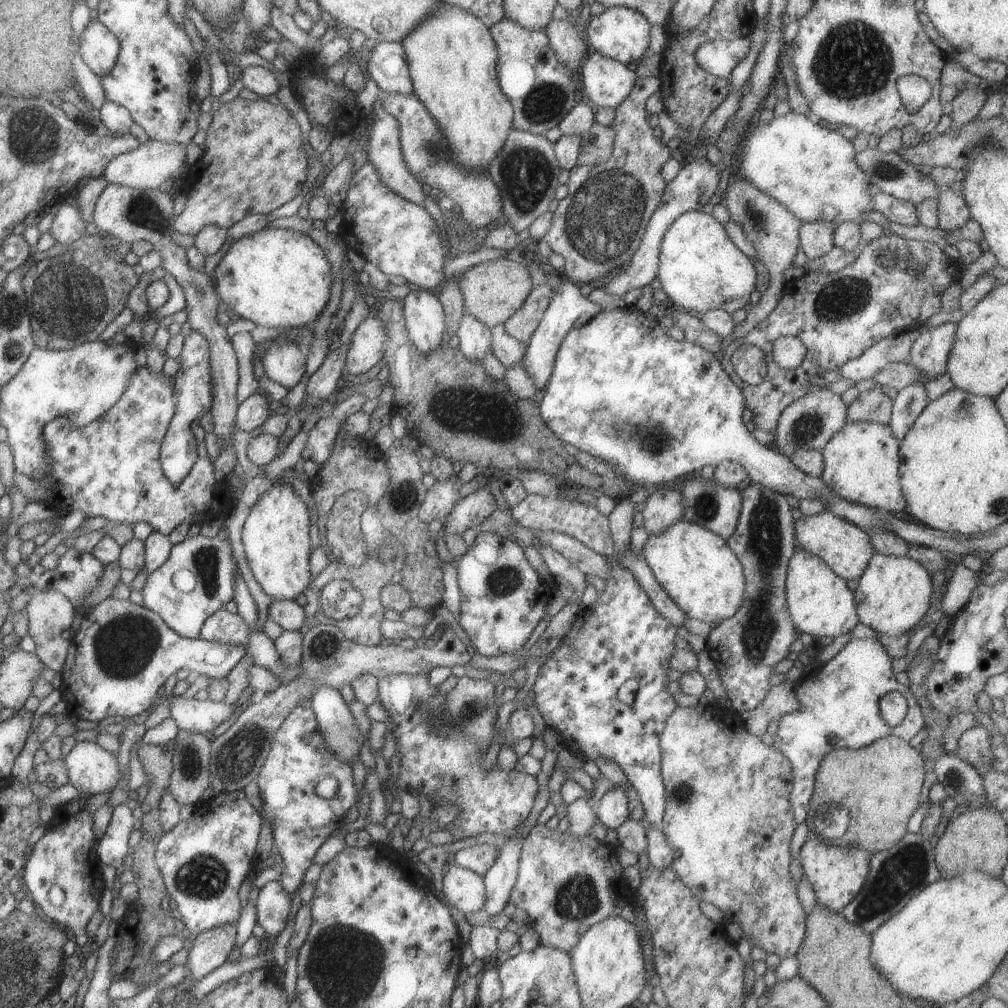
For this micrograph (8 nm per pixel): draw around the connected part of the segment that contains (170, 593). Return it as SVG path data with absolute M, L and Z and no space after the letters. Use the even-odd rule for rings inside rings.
M224 529L213 538L191 536L172 546L167 560L147 575L145 585L140 590L142 606L155 612L168 628L182 638L198 638L203 622L233 598L233 582L240 573L231 551L228 533ZM180 569L186 569L195 576L195 588L191 592L180 592L171 582L173 573Z

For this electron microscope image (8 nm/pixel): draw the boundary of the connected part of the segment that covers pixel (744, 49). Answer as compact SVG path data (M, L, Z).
M750 37L730 41L715 39L703 42L693 58L704 72L718 78L728 78L731 70L749 53Z

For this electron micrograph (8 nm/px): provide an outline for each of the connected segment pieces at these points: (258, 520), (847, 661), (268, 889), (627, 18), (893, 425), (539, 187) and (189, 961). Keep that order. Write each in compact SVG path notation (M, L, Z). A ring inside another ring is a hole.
M274 479L271 488L249 511L241 530L243 551L253 578L270 599L293 600L305 590L309 579L311 552L309 514L304 502L290 486Z
M877 637L851 639L821 668L806 670L796 684L799 708L778 718L777 732L772 746L787 758L792 772L789 804L795 824L803 823L815 784L815 773L821 759L837 749L866 747L874 740L893 735L904 741L913 738L924 728L924 718L916 698L905 686L897 683L892 671L891 657ZM898 692L906 700L906 715L894 727L883 722L878 709L880 696Z
M272 881L266 882L261 889L254 891L252 898L256 907L256 922L265 931L264 937L275 938L275 934L279 935L286 925L287 916L291 910L289 896L285 894L279 882Z
M606 7L599 16L591 16L585 32L585 43L590 51L627 65L644 57L648 51L650 22L639 12L627 7Z
M915 383L906 386L898 390L892 400L888 426L897 440L901 440L905 436L917 416L927 406L928 402L923 385L923 383Z
M514 127L509 130L503 148L495 154L497 156L489 162L487 172L499 190L504 222L515 233L519 233L547 211L549 203L554 199L555 189L560 186L557 177L562 170L557 164L553 143L544 135L527 133Z
M236 924L217 926L197 934L187 952L185 974L189 974L194 982L211 973L226 961L234 948L235 938Z

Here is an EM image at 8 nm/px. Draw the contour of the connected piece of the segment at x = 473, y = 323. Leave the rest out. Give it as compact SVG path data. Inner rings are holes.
M463 312L459 327L455 332L459 339L458 349L469 362L480 362L485 352L490 350L491 332L490 329L479 322L477 318Z

